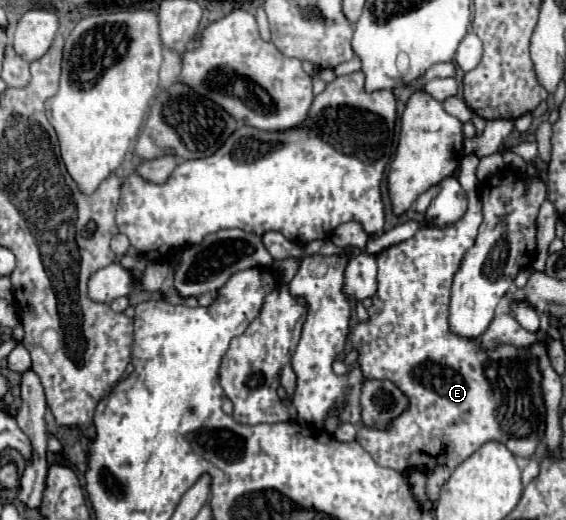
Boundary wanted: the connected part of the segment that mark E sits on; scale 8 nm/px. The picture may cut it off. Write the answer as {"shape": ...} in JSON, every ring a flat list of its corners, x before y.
{"shape":[[473,190,473,196,469,192,469,210,465,212,465,216,461,220,457,220,457,222,453,222,449,226,441,226,441,228,439,226,419,228,419,232,413,238,409,238,405,242,399,242,399,244,393,244,387,250,379,252,377,254,377,294,373,296,373,306,367,310,369,312,369,320,367,322,357,322,357,326,351,332,351,346,359,352,357,362,359,362,361,370,363,370,363,376,367,380,369,378,391,380,409,398,409,410,405,410,405,414,397,416,385,430,377,430,377,428,369,428,365,424,359,424,357,438,355,438,371,454,371,458,379,466,393,468,399,474,403,474,403,472,407,472,411,468,429,474,429,472,435,470,435,466,449,466,449,470,455,470,463,460,467,460,475,450,479,450,485,442,491,442,491,440,503,442,515,456,529,458,535,452,535,448,539,446,539,440,543,440,543,436,545,436,545,402,541,398,541,368,537,366,539,358,535,356,535,352,529,346,517,348,517,346,511,346,511,344,499,344,493,350,483,350,479,338,461,338,461,336,453,334,451,328,449,328,449,292,451,292,451,282,453,282,453,276,455,276,457,268,461,266,463,254,475,242,473,238,477,236,481,220,483,220,481,202,479,202,479,196,477,196,477,190]]}

